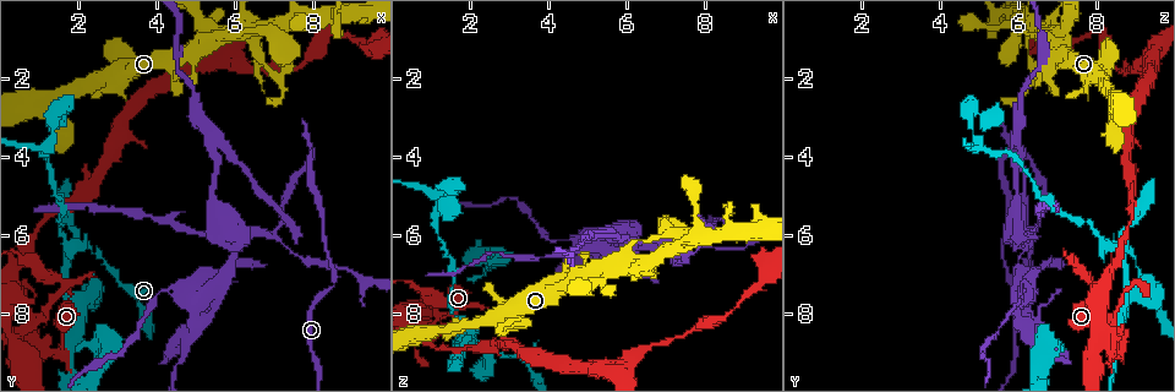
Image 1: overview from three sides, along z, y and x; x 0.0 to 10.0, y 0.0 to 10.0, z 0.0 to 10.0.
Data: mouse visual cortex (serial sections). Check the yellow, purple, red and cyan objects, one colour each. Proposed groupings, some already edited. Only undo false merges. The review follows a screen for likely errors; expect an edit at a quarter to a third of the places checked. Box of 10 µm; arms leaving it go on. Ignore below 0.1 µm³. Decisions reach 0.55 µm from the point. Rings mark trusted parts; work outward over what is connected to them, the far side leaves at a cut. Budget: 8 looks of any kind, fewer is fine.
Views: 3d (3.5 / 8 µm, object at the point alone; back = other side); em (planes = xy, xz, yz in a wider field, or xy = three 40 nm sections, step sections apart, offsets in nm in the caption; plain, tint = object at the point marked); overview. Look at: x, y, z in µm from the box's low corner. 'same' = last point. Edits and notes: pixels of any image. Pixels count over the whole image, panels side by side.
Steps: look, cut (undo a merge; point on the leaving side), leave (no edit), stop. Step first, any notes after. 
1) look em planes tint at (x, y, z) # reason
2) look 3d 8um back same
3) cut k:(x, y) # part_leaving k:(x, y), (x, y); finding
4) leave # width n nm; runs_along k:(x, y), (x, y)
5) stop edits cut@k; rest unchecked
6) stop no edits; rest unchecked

look 3d 3.5um at (7.95, 4.00, 5.75) # a narrow waist

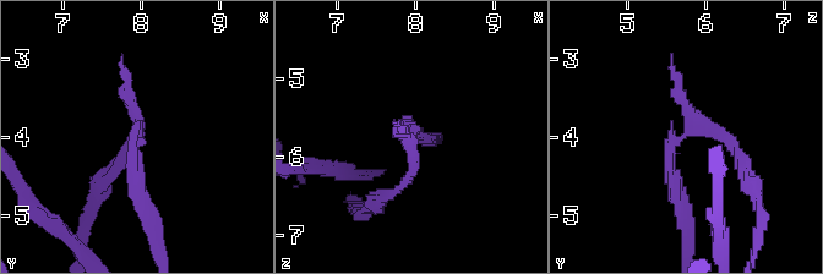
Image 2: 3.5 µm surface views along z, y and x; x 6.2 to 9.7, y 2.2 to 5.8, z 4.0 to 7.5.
look em xy step 1 tint at (7.95, 4.00, 5.75) # now the EM

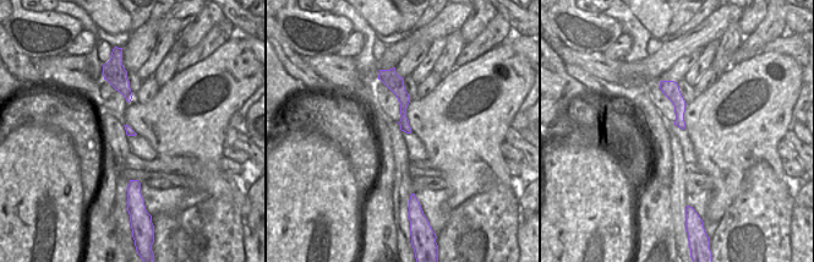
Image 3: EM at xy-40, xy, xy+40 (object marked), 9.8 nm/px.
cut 2:(412, 173) # part_leaving 2:(414, 132), (414, 170), (372, 204); two cells meet here

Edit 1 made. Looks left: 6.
look overview # see it whole again

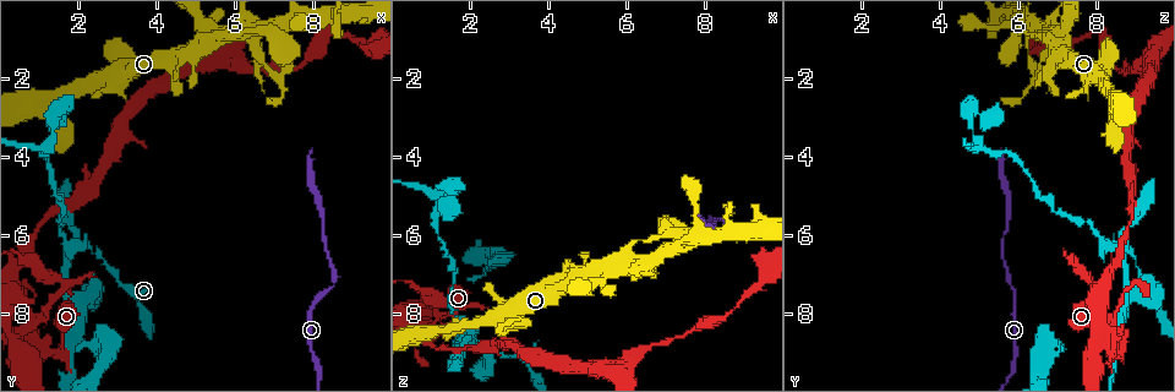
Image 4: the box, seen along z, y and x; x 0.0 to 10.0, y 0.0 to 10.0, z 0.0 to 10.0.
look 3d 8um at (1.20, 2.60, 8.40)

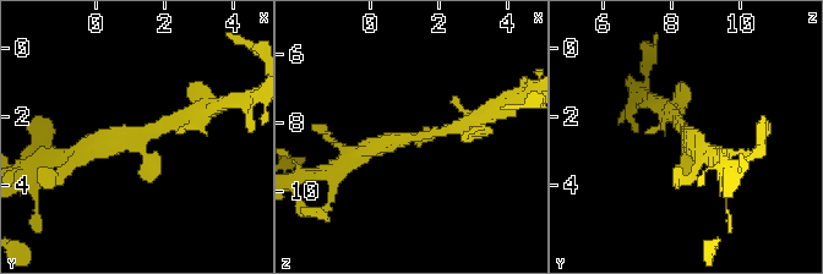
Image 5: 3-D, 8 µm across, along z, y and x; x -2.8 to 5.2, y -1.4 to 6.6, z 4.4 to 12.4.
look 3d 3.5um same # closer look

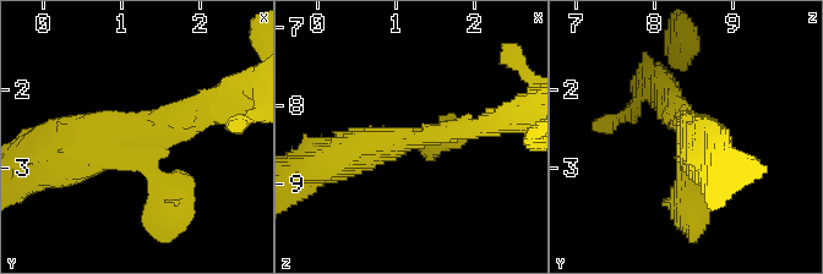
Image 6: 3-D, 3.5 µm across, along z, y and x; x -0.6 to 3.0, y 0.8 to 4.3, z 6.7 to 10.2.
look em xy step 3 tint at (1.20, 2.60, 8.45) # arms 3; arm_widths 250, 300, 500 nm

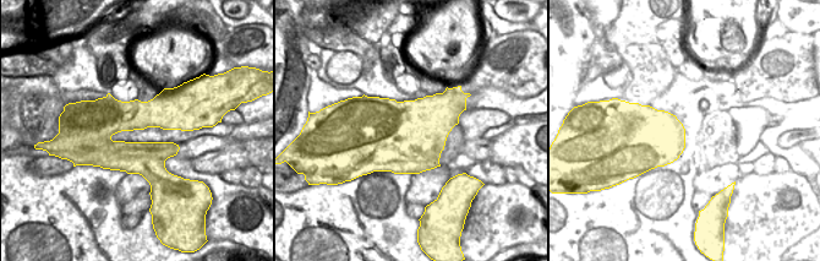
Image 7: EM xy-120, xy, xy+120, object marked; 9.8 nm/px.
leave # runs_along 6:(206, 104), (104, 149), (60, 153); one cell here

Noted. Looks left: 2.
look 3d 3.5um at (2.10, 6.35, 8.60) # abrupt turn

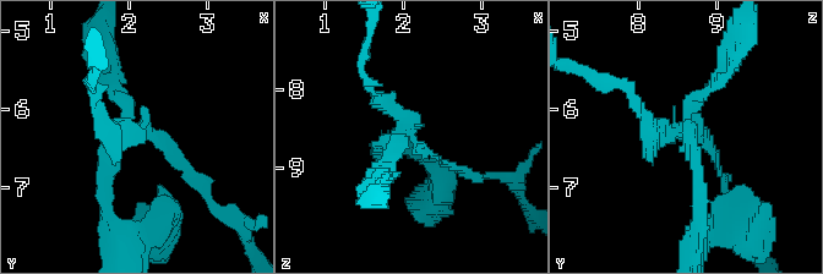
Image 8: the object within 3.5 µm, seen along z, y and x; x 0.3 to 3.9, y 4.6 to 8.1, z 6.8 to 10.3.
look em xy step 2 tint at (2.10, 6.30, 8.55) # arms 4; arm_widths 100, 150, 200, 200 nm

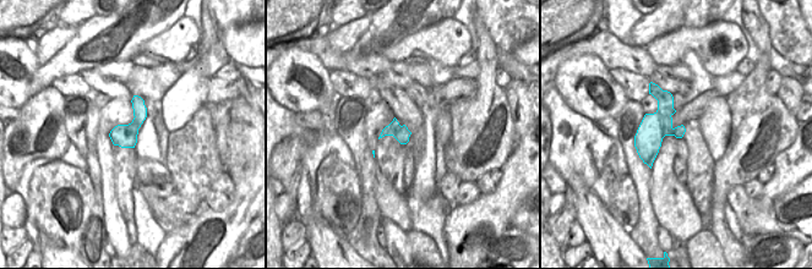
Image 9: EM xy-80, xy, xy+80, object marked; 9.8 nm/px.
cut 8:(391, 149) # part_leaving 8:(687, 130), (699, 175), (696, 224); a second cell is stuck on

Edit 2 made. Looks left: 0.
stop edits cut@2, cut@8; rest unchecked

